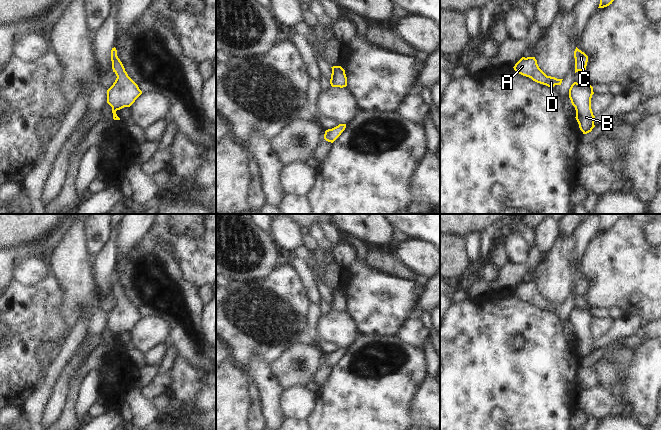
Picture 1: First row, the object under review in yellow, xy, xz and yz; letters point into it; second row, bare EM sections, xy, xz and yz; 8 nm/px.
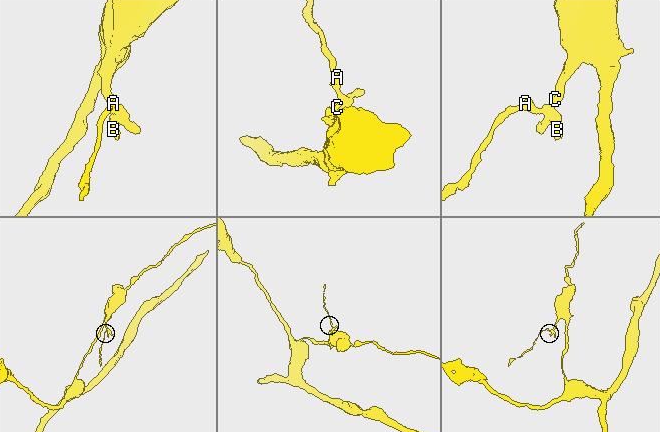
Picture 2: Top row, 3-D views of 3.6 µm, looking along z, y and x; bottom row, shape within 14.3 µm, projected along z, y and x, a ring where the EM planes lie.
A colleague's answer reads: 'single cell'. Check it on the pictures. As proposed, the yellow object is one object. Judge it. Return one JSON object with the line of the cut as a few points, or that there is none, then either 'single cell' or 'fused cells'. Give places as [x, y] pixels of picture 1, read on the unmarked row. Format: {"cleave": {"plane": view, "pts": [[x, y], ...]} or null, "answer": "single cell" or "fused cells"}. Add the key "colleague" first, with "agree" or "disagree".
{"colleague": "agree", "cleave": null, "answer": "single cell"}

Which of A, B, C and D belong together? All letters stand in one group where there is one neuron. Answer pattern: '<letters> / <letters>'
A B C D

